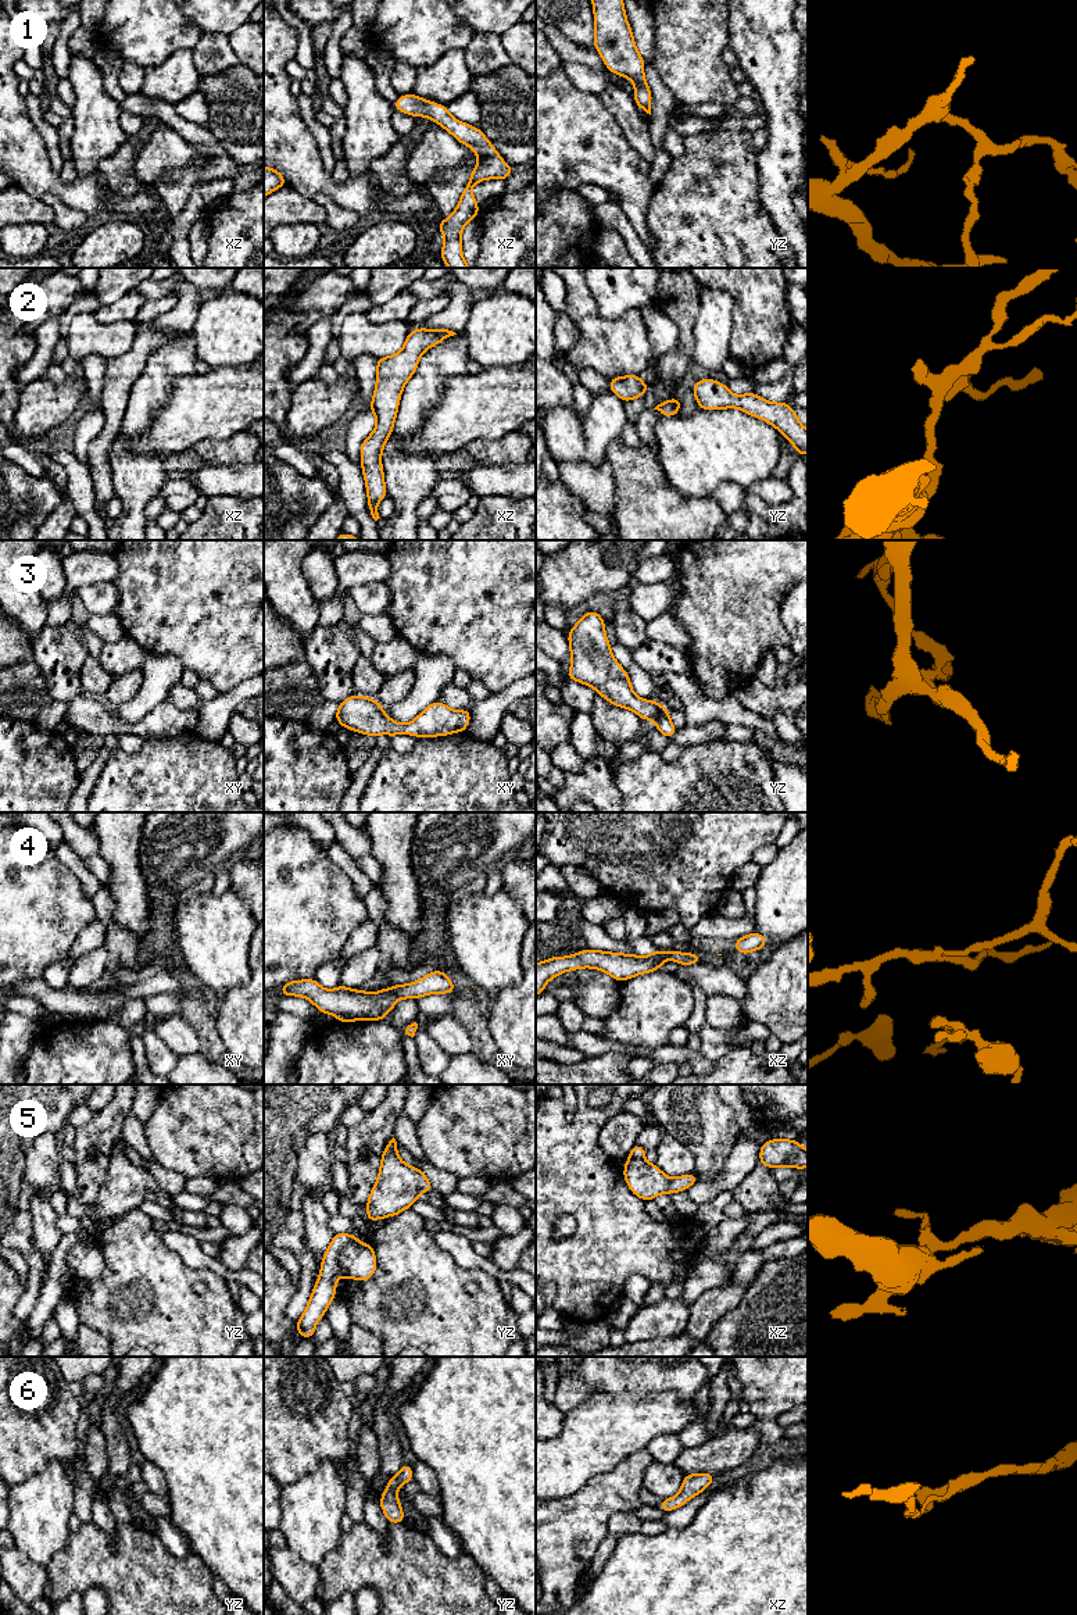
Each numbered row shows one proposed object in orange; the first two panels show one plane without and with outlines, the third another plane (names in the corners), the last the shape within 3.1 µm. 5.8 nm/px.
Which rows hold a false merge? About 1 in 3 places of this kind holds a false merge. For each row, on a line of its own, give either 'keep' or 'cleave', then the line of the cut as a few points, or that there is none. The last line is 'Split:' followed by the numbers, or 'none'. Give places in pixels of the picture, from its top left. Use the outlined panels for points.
1: keep | no cut
2: keep | no cut
3: keep | no cut
4: cleave | xy (376, 992), (396, 993), (399, 996)
5: cleave | yz (357, 1240), (347, 1244), (339, 1256), (342, 1274)
6: keep | no cut
Split: 4, 5

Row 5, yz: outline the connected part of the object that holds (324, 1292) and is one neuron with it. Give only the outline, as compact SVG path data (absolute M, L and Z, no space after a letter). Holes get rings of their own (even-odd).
M336 1233L323 1254L321 1272L300 1321L296 1323L296 1332L304 1339L314 1339L314 1330L318 1321L325 1315L329 1304L336 1297L336 1280L343 1275L339 1266L341 1250L358 1241L354 1235Z

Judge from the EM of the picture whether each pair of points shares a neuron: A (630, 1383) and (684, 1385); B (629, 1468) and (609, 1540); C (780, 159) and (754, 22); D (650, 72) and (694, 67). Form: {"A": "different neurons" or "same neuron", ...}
{"A": "same neuron", "B": "different neurons", "C": "same neuron", "D": "different neurons"}

